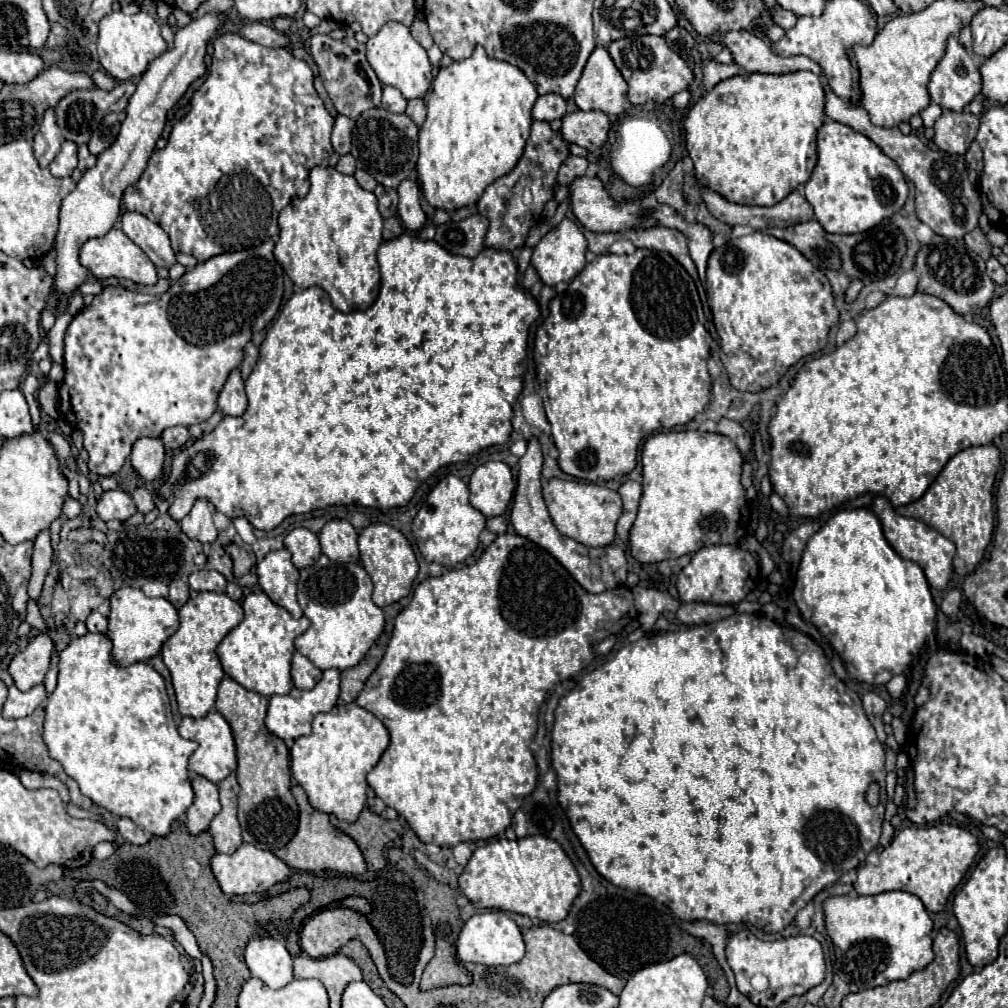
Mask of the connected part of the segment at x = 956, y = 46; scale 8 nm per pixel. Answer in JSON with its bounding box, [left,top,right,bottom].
[930,40,982,112]

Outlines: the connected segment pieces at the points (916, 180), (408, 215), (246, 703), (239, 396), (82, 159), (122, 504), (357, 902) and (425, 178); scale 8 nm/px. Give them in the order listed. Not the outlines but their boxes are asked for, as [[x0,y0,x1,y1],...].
[[826,86,982,238],[398,180,426,230],[216,678,298,852],[218,370,248,416],[78,144,96,172],[96,490,138,522],[340,898,370,912],[416,44,536,210]]

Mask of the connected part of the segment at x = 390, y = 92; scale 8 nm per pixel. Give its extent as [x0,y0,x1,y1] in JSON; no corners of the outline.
[382,86,406,114]

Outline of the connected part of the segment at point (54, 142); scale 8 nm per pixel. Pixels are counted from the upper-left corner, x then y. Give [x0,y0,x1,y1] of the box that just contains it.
[34,108,64,166]

